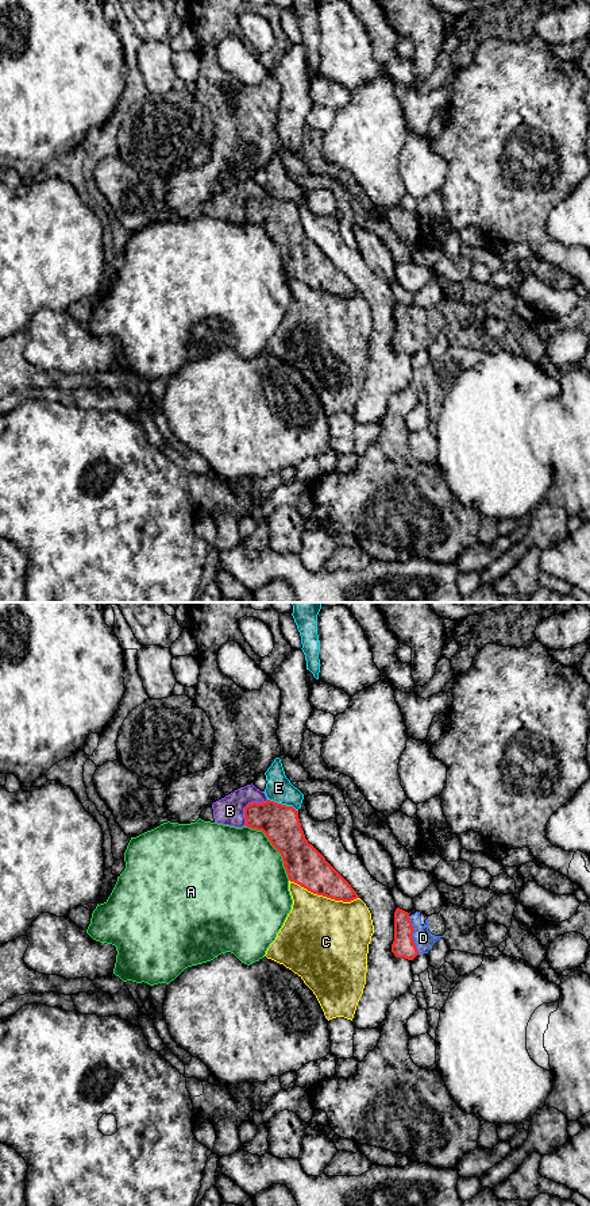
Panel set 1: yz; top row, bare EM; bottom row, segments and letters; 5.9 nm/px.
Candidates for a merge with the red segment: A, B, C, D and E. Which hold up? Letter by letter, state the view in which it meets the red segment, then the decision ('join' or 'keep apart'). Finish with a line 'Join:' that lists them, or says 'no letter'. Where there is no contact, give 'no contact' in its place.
A: yz | keep apart
B: yz | keep apart
C: yz | keep apart
D: yz | join
E: yz | keep apart
Join: D

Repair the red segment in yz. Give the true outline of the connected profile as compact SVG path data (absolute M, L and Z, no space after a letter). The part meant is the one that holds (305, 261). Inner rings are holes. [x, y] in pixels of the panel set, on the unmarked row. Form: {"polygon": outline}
{"polygon": "M267 194L244 203L246 221L262 226L281 248L290 277L335 296L351 297L359 290L351 280L305 234L298 205Z"}

